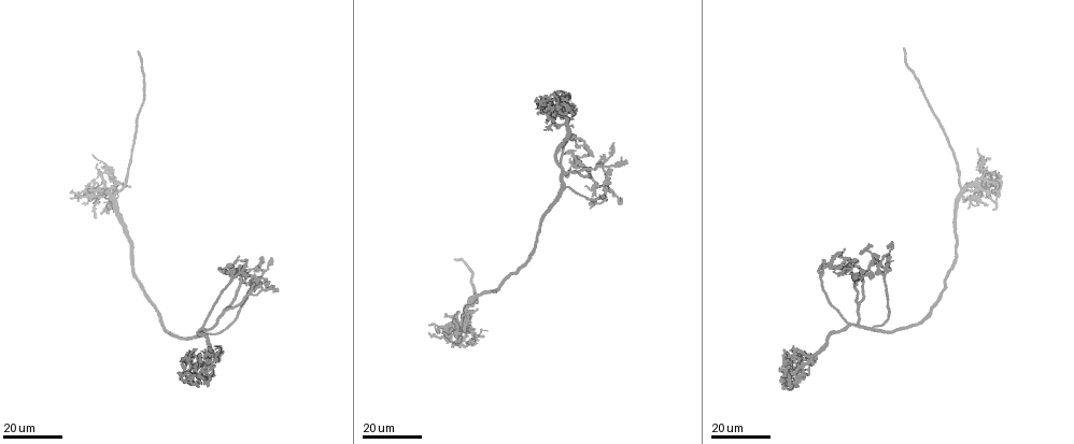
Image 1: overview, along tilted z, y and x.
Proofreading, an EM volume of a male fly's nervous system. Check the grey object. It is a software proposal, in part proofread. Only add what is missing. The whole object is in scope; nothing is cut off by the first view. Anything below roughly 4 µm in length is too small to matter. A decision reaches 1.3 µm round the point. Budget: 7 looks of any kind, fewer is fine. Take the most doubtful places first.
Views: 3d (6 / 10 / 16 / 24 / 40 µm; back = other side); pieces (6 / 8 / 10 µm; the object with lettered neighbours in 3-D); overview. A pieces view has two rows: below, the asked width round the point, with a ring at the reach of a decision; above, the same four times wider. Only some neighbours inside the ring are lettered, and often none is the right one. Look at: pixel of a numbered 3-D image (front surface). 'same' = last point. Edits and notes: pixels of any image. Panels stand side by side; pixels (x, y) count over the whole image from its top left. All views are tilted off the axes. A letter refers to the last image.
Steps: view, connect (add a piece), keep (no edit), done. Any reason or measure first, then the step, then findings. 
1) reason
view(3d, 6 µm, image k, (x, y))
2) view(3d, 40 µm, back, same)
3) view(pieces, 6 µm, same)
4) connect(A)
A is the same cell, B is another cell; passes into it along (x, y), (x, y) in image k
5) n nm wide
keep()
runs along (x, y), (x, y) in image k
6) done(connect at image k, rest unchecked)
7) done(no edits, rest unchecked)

long arm stops here
view(3d, 24 µm, image 1, (904, 48))

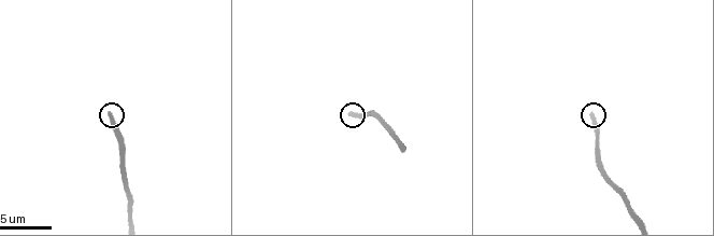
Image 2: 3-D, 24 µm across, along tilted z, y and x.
view(pieces, 6 µm, image 2, (590, 114))

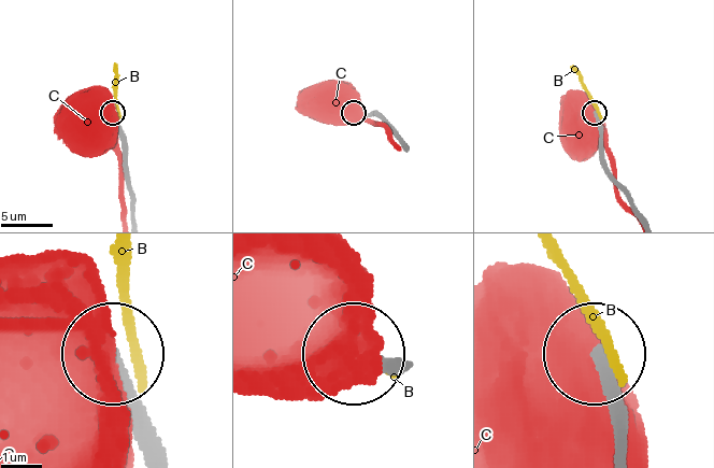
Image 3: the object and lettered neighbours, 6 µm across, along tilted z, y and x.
keep()
B and C are other cells; none of them fits

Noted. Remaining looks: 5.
an open end
view(3d, 24 µm, image 1, (991, 158))

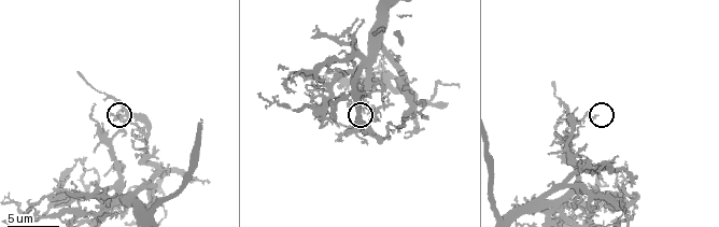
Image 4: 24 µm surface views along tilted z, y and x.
view(pieces, 8 µm, image 4, (596, 114))

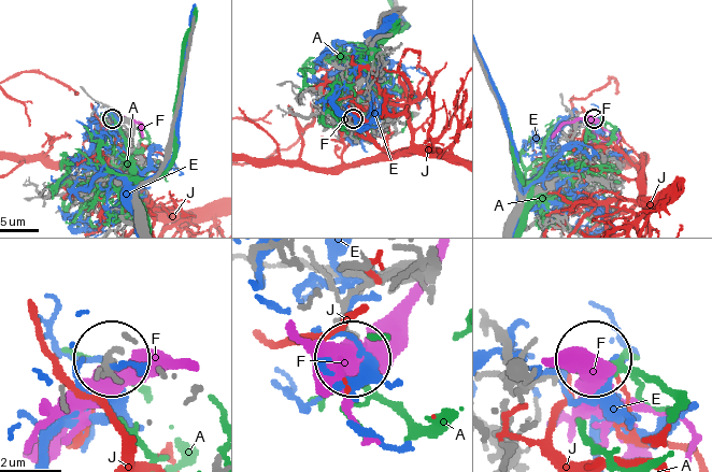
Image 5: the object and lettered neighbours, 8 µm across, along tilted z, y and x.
keep()
A, E, F and J are other cells; none of them fits

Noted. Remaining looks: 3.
branch stops here
view(3d, 16 µm, image 1, (437, 332))

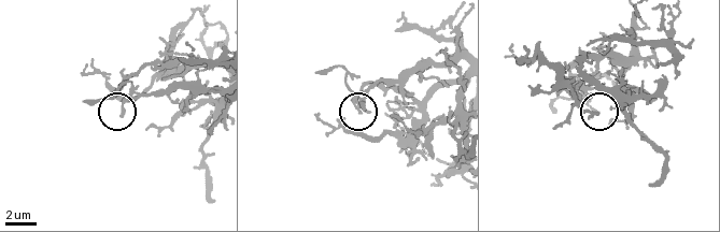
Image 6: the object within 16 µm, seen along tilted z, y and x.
see the neighbours
view(pieces, 10 µm, image 6, (122, 112))

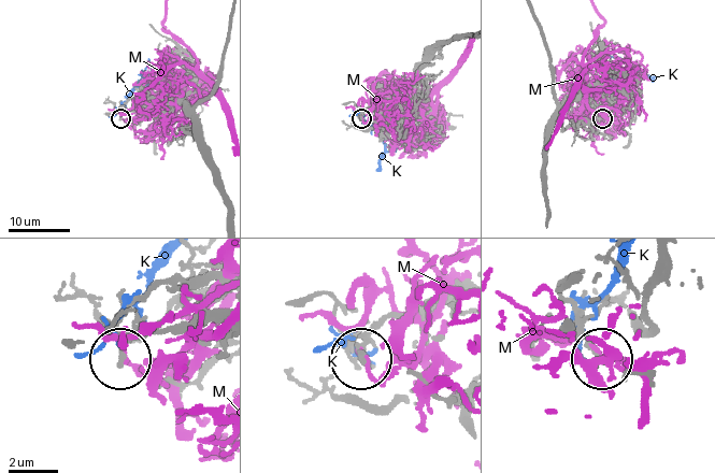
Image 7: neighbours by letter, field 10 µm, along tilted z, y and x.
keep()
K and M are other cells; none of them fits

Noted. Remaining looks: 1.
done(no edits, rest unchecked)

